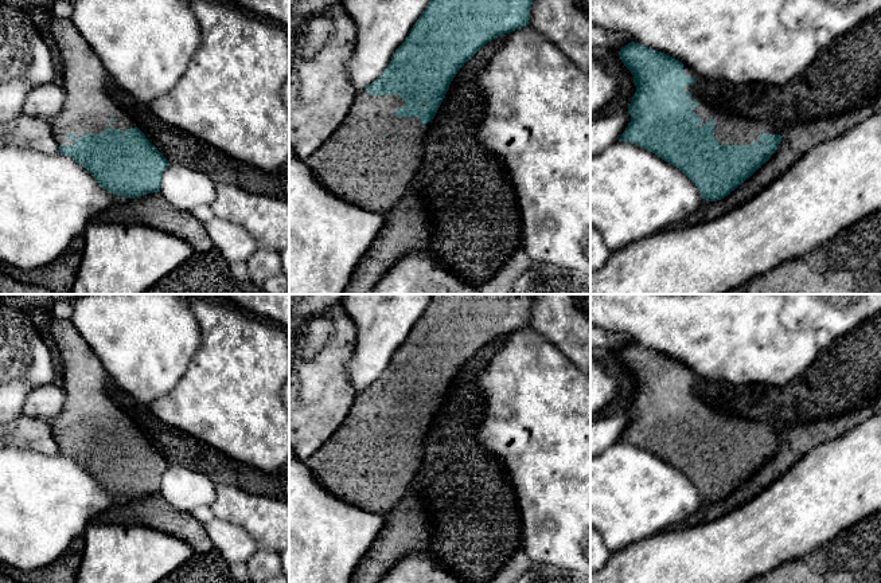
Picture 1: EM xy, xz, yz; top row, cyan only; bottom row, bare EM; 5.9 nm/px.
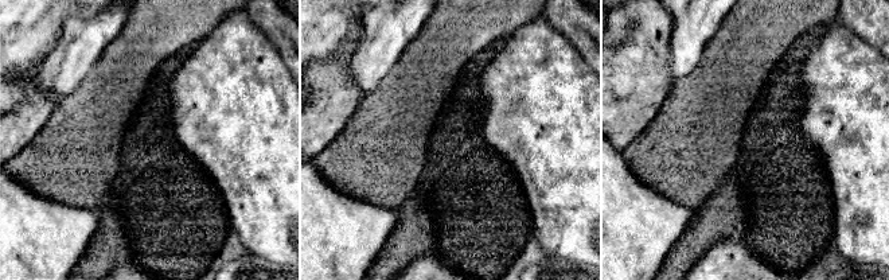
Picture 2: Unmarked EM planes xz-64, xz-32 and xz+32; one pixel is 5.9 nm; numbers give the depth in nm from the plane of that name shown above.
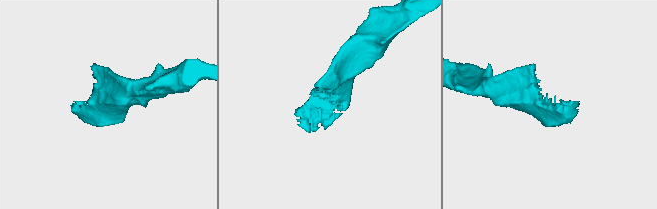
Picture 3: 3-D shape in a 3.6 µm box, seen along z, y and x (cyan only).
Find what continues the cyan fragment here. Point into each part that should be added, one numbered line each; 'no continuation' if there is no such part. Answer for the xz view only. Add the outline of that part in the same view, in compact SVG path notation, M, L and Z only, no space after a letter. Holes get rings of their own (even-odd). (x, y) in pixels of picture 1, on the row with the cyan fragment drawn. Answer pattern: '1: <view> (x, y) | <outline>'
1: xz (358, 164) | M365 91L358 94L343 122L307 159L307 165L316 180L332 195L363 210L381 215L390 211L409 192L412 180L422 163L424 142L430 126L430 122L424 126L418 117L395 117L394 113L405 105L406 102L398 94L373 95Z

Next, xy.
1: xy (88, 108) | M52 16L50 28L59 64L59 82L66 93L61 114L50 122L58 145L75 144L75 140L66 138L67 134L81 138L109 128L121 133L135 128L132 117L106 93L109 73L73 21Z

